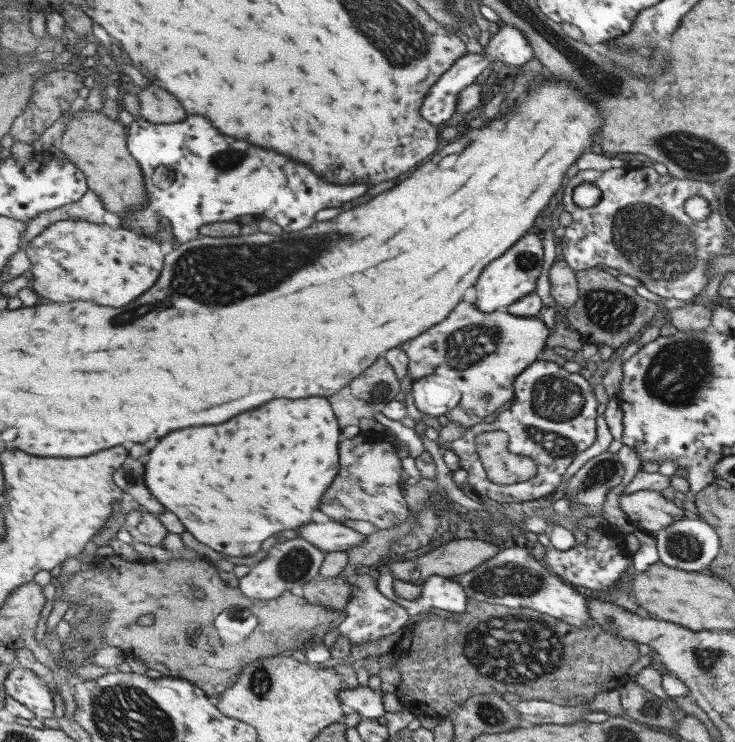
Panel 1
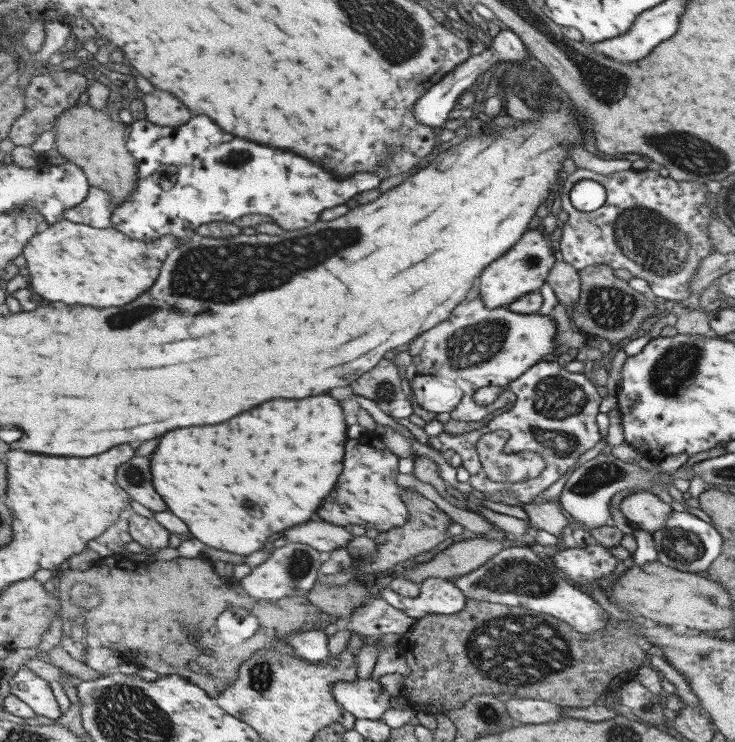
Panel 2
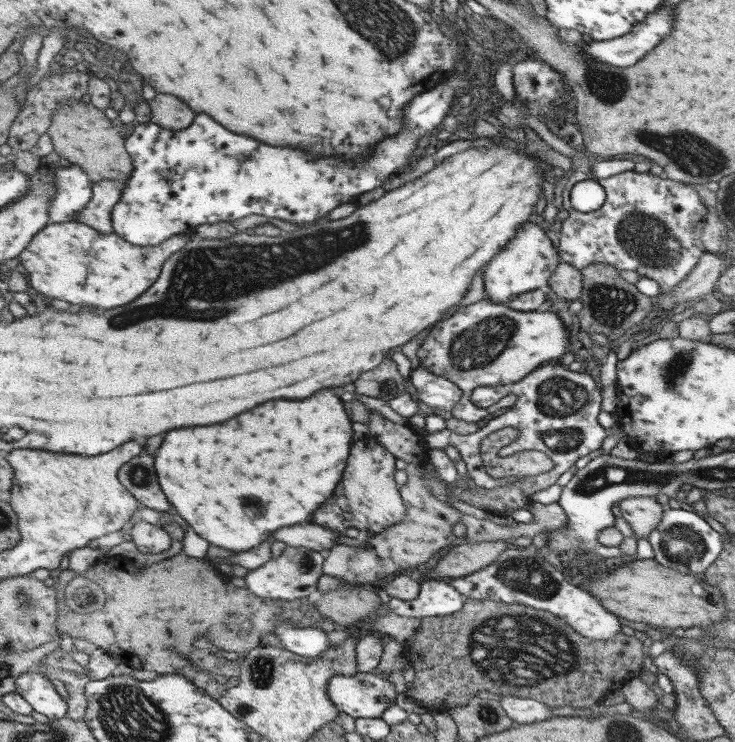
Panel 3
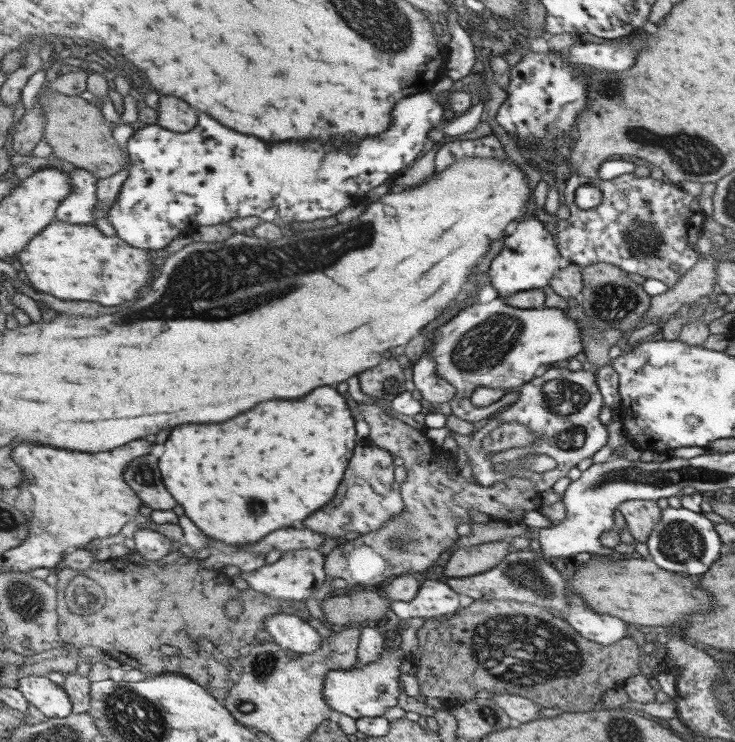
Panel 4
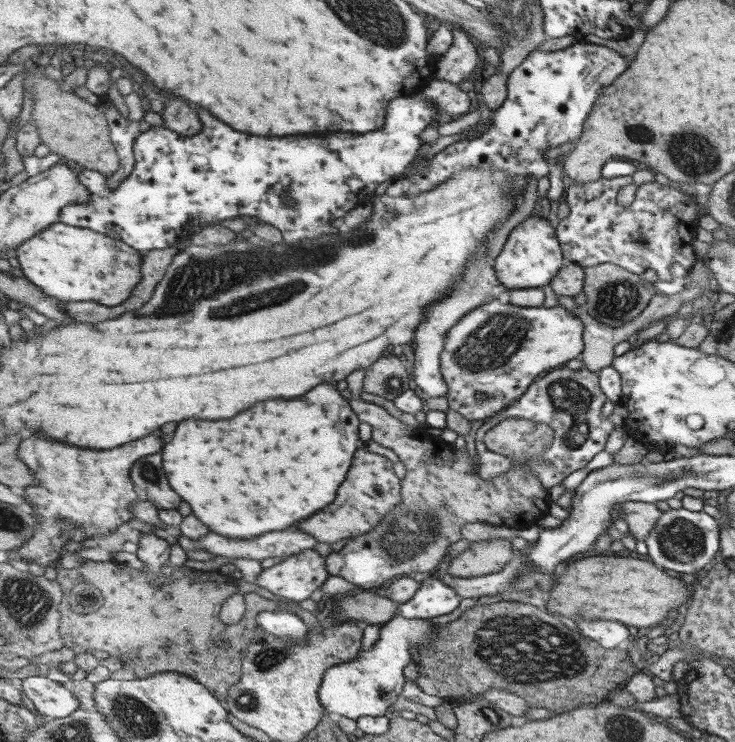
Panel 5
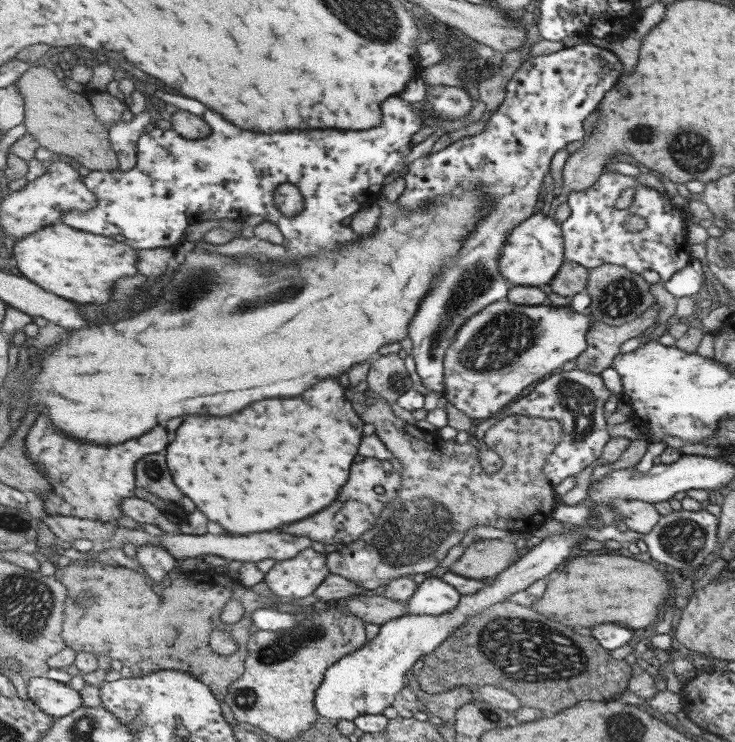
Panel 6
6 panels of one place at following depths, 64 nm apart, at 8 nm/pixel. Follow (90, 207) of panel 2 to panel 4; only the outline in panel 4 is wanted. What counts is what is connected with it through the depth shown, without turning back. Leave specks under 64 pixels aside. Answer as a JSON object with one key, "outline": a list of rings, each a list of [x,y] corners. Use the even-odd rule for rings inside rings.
{"outline":[[[123,170],[109,179],[98,179],[99,191],[97,191],[97,196],[99,196],[99,201],[93,209],[93,216],[95,216],[95,222],[97,222],[96,228],[103,232],[105,236],[116,236],[118,234],[107,216],[109,216],[111,206],[117,202],[122,186],[129,175],[130,170]]]}

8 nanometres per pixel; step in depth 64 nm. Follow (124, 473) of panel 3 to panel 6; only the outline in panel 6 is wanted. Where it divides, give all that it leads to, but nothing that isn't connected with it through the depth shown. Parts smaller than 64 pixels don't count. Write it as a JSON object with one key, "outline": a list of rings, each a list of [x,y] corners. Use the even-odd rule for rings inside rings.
{"outline":[[[165,452],[149,454],[137,462],[136,483],[141,488],[151,492],[155,497],[167,502],[181,502],[185,496],[175,486],[173,476],[167,468]]]}

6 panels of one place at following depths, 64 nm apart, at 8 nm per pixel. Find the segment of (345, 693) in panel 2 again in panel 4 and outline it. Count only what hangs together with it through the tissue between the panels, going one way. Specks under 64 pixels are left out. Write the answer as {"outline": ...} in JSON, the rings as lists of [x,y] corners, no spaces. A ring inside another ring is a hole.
{"outline":[[[398,623],[397,628],[389,633],[391,636],[385,636],[384,645],[382,646],[383,652],[379,654],[379,658],[375,662],[353,668],[353,670],[331,670],[328,673],[328,678],[325,680],[324,694],[333,710],[356,719],[375,718],[383,716],[391,706],[397,706],[399,694],[401,694],[401,690],[399,690],[401,674],[399,666],[401,669],[403,661],[409,657],[405,652],[403,654],[395,651],[389,652],[389,649],[397,643],[402,645],[401,631],[403,631],[403,626],[399,626]]]}

